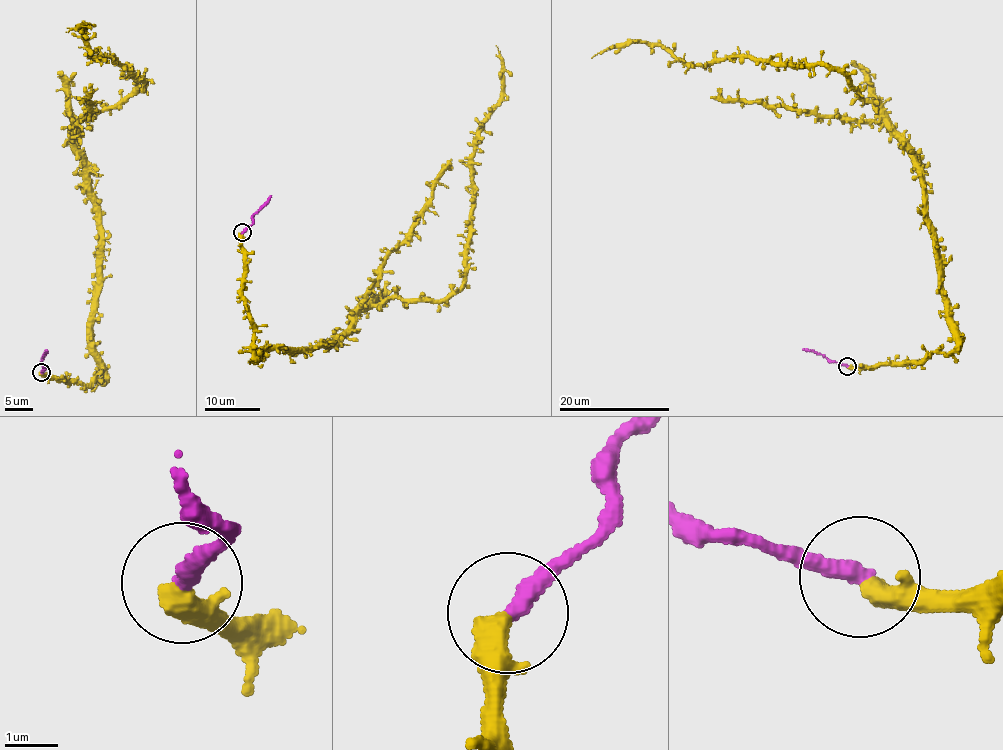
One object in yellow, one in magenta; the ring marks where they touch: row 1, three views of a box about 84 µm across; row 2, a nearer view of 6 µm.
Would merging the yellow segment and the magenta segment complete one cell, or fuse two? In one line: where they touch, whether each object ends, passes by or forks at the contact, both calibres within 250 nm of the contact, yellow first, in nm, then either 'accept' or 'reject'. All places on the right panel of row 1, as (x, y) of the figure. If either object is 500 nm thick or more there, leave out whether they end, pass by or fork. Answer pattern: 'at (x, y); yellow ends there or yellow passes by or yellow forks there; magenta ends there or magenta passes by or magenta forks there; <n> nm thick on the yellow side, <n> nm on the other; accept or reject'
at (847, 366); yellow ends there; magenta ends there; 440 nm thick on the yellow side, 360 nm on the other; reject

